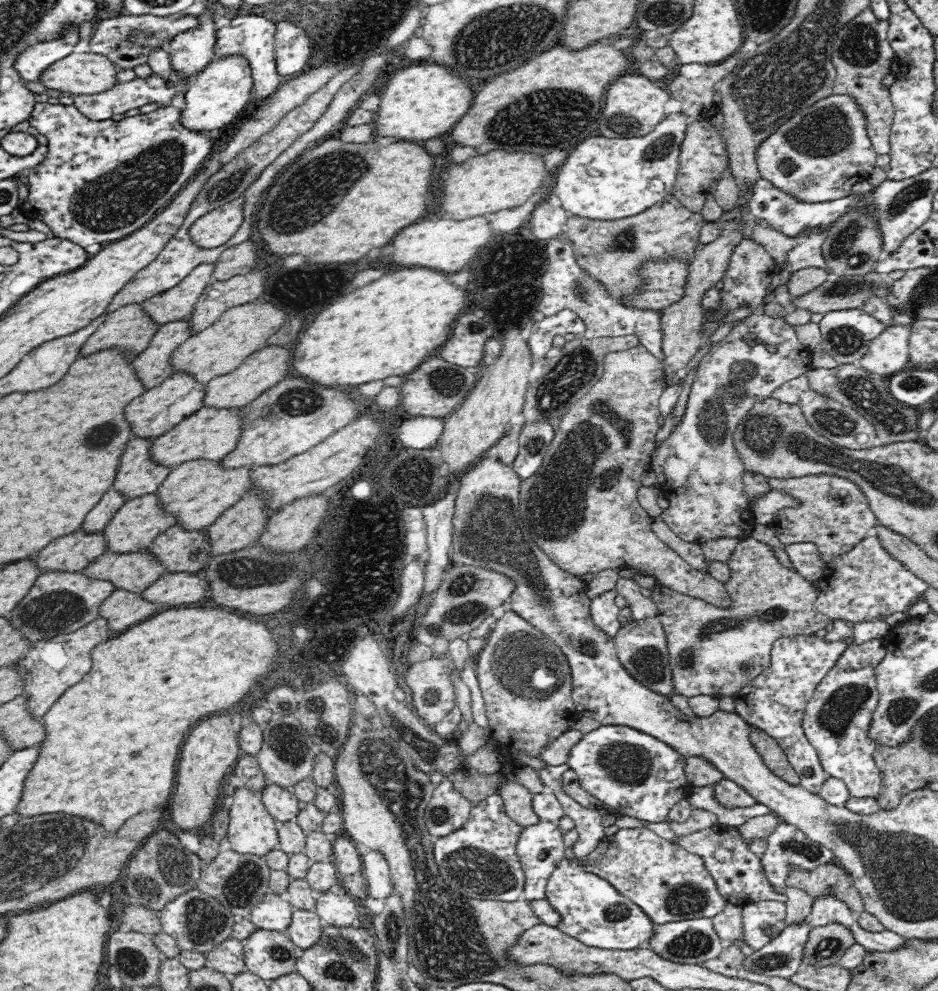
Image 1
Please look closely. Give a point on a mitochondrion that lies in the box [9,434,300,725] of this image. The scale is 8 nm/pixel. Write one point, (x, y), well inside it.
(57, 609)

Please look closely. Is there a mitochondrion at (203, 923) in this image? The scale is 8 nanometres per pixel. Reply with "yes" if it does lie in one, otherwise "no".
yes

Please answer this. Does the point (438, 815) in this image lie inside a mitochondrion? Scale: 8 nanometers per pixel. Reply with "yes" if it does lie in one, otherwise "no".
yes

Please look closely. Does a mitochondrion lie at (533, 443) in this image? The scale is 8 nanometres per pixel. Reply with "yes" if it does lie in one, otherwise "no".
yes

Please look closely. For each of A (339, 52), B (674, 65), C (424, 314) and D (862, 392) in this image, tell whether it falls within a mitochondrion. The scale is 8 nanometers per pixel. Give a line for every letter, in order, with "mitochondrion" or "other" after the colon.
A: other
B: other
C: other
D: mitochondrion

